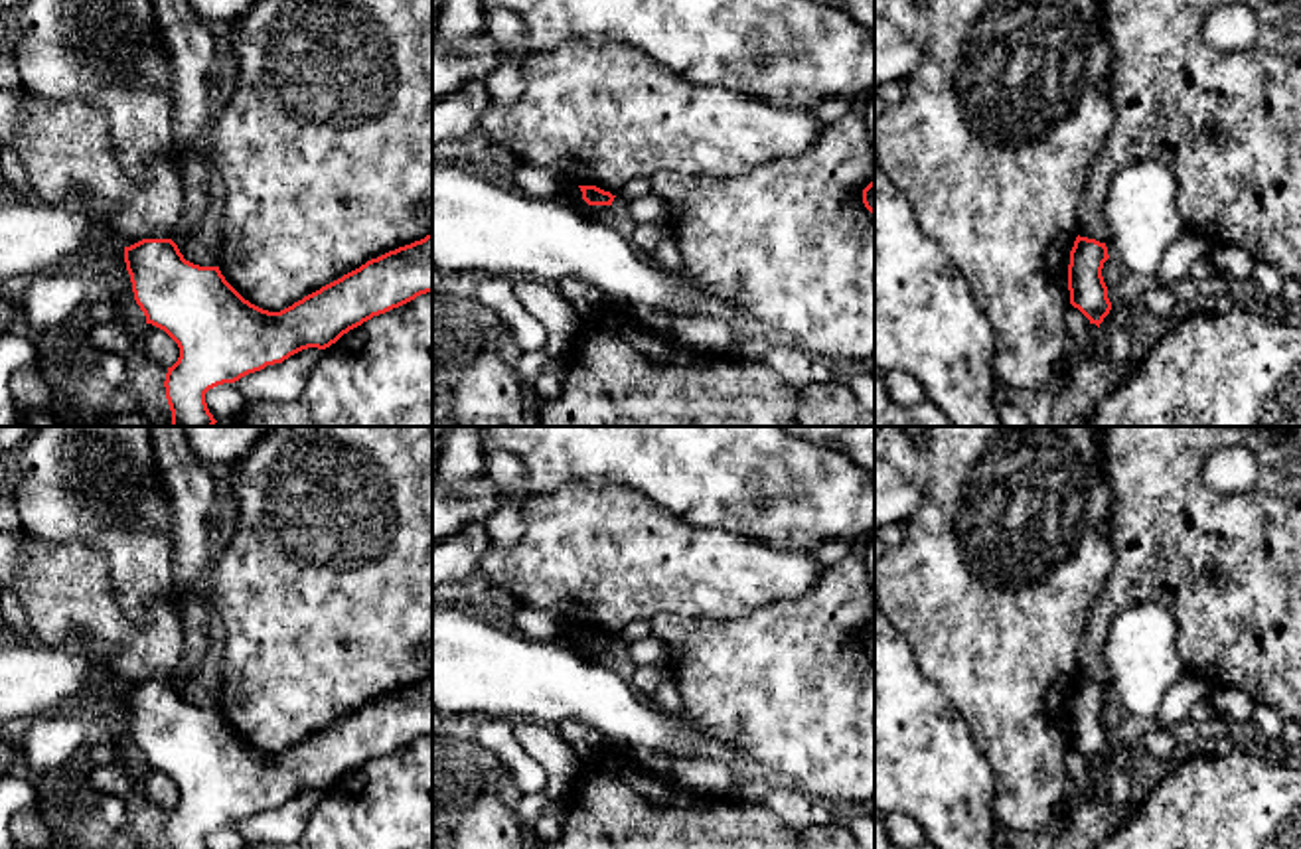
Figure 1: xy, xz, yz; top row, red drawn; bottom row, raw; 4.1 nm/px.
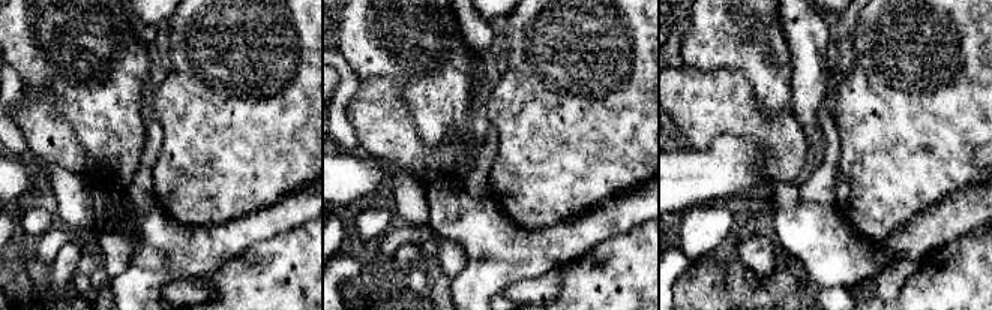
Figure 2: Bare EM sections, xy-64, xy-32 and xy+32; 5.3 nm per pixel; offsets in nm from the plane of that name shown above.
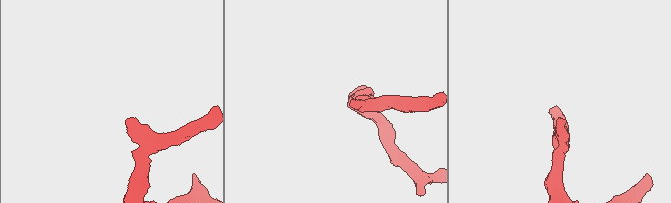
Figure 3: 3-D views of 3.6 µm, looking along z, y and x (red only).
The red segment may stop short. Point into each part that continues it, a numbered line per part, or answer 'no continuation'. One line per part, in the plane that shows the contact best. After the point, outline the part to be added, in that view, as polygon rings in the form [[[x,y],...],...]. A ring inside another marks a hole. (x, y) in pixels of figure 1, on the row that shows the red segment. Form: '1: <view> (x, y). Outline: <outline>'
no continuation

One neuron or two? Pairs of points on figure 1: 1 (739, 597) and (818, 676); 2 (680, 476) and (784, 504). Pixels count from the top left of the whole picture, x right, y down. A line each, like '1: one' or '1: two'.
1: two
2: one

